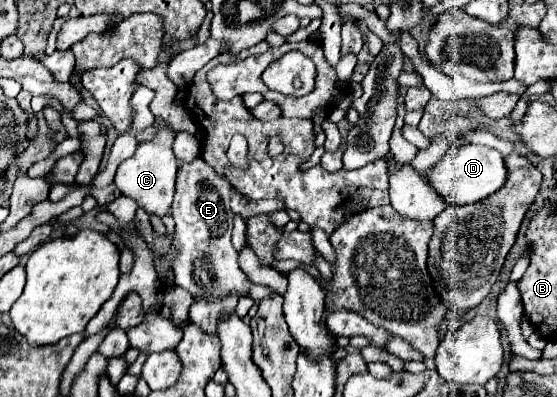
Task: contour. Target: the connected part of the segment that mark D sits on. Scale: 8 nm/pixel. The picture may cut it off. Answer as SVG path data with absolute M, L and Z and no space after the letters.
M465 144L465 146L449 146L447 154L433 164L431 170L425 172L425 178L429 186L437 192L437 196L445 204L453 206L465 206L465 204L475 204L505 184L505 162L501 160L501 154L493 148L487 146L475 146L475 144Z

